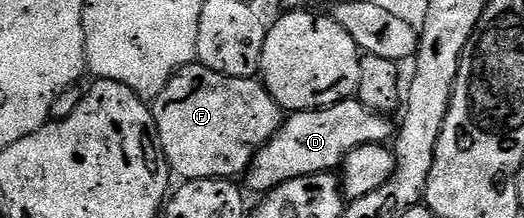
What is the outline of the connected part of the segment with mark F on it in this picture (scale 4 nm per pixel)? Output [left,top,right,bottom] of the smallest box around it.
[152,64,284,181]

